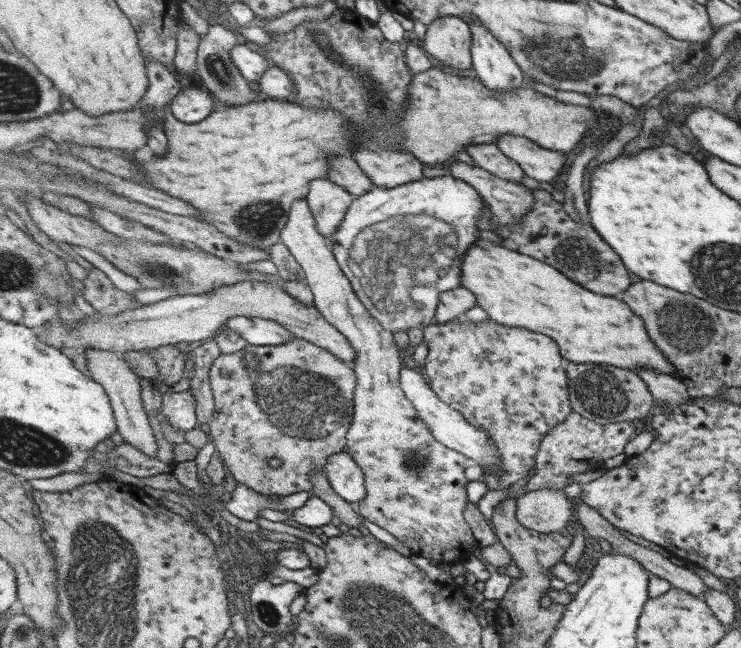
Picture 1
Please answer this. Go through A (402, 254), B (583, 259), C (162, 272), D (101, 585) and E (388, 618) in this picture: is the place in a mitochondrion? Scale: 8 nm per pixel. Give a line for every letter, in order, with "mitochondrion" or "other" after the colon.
A: mitochondrion
B: mitochondrion
C: mitochondrion
D: mitochondrion
E: mitochondrion

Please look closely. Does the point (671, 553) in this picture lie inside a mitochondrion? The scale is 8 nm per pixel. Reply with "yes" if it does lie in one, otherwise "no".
no

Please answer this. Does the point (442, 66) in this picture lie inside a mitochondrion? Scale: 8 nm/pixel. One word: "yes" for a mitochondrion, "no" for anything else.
no

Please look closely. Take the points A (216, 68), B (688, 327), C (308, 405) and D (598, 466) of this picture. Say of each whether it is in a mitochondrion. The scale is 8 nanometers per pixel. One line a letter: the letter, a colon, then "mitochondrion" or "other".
A: mitochondrion
B: mitochondrion
C: mitochondrion
D: other

